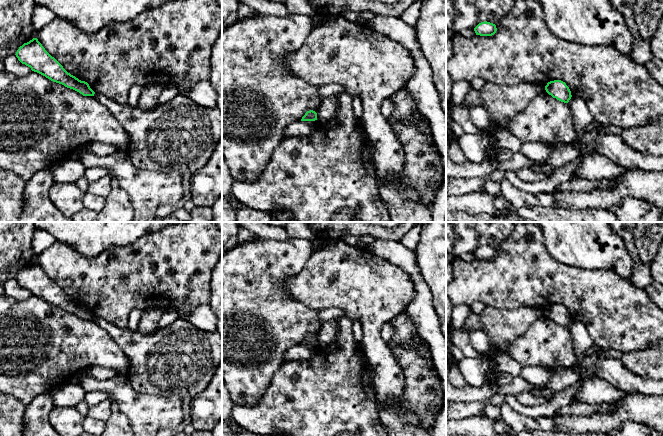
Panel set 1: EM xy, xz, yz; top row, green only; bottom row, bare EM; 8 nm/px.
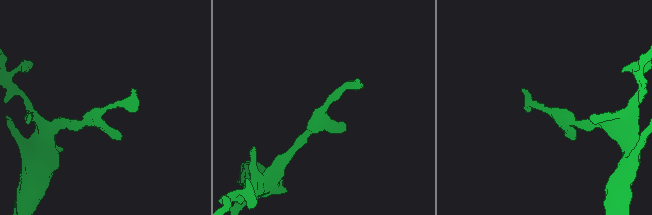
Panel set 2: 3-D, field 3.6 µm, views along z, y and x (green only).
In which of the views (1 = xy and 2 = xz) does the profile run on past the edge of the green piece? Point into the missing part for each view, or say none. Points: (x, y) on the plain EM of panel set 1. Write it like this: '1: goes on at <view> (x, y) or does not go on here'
1: does not go on here
2: does not go on here

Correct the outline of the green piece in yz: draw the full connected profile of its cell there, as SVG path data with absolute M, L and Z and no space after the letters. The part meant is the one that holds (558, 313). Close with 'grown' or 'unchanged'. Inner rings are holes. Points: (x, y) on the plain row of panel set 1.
M554 304L547 307L545 310L546 316L557 324L568 327L571 323L571 315L565 306Z; unchanged

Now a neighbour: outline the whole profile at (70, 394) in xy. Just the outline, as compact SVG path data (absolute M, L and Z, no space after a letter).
M68 382L52 391L52 400L55 407L76 406L84 400L86 392L76 382Z

